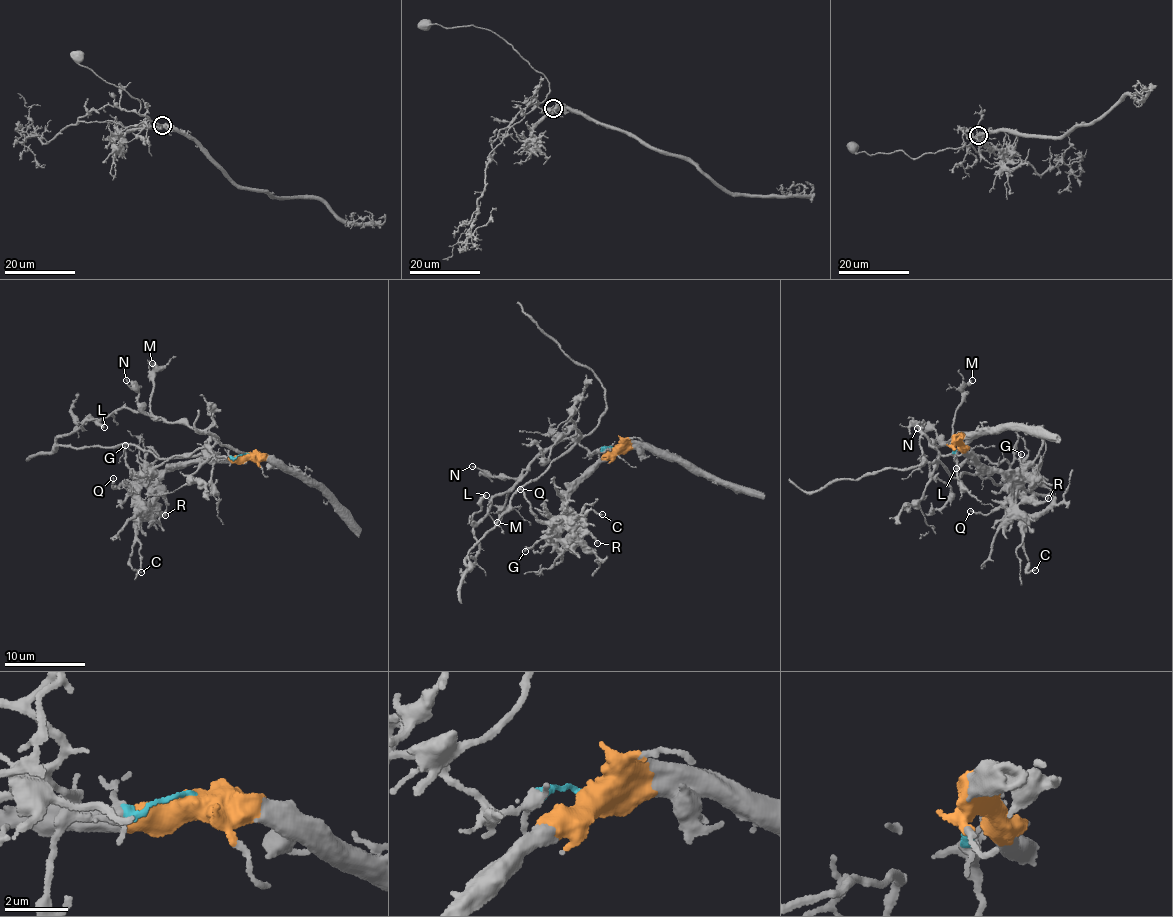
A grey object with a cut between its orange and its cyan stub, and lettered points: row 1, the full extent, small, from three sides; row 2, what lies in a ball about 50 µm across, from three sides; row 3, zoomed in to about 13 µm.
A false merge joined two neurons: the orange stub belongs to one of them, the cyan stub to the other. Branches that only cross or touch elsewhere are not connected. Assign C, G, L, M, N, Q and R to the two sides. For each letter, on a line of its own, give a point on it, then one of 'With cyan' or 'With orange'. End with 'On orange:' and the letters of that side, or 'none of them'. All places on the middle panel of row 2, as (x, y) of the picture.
C: Place: (602, 514). With orange
G: Place: (525, 551). With orange
L: Place: (486, 495). With cyan
M: Place: (497, 522). With cyan
N: Place: (472, 466). With cyan
Q: Place: (520, 489). With orange
R: Place: (597, 543). With orange
On orange: C, G, Q, R

